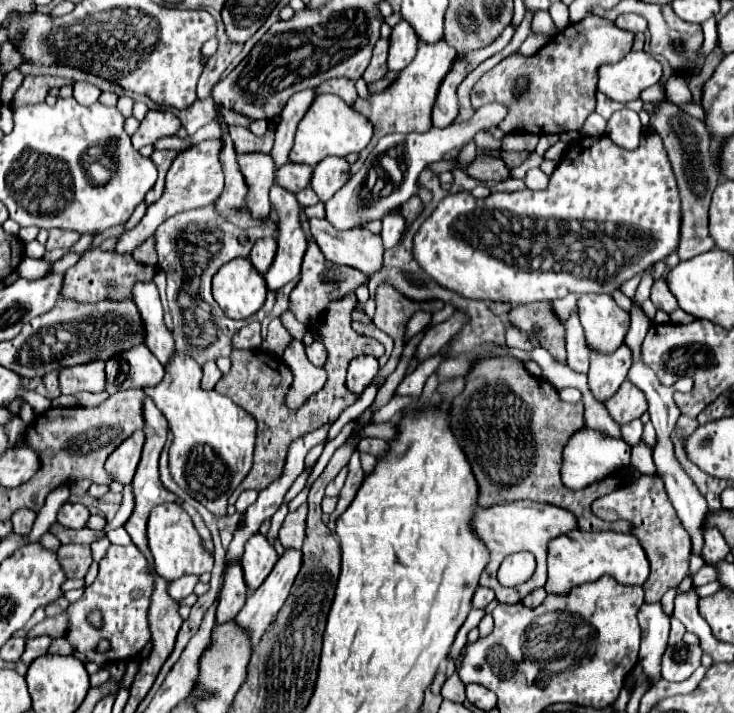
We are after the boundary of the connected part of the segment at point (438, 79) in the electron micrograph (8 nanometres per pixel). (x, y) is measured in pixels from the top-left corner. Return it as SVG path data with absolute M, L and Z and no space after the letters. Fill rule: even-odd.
M422 39L418 41L418 55L414 57L414 61L402 69L398 73L398 77L380 93L374 93L366 99L356 99L354 101L354 109L360 111L362 115L366 115L372 125L374 125L374 137L370 141L370 145L360 151L360 159L352 165L350 171L358 171L360 165L364 163L366 155L372 151L372 147L376 147L378 139L388 135L388 133L412 133L412 131L428 131L432 127L430 123L430 113L432 107L436 103L438 97L438 89L444 81L444 77L448 75L448 71L452 69L456 59L456 49L452 49L444 39L440 39L438 43L424 43Z

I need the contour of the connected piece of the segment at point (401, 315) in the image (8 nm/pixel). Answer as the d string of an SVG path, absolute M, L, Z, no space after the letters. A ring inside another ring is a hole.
M380 285L376 293L376 315L374 315L374 325L380 327L384 333L388 333L394 339L394 351L384 367L380 367L378 375L372 379L372 383L382 383L388 379L388 375L396 369L400 355L404 351L404 339L406 339L406 325L410 317L416 311L426 311L426 313L436 313L444 307L442 301L428 301L428 303L414 303L404 299L400 293L396 293L388 285Z

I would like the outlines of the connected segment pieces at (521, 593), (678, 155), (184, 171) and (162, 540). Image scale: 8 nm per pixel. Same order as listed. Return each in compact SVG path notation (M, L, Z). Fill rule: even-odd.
M514 501L514 503L502 503L502 505L496 505L496 507L488 507L488 509L478 509L476 515L474 515L472 525L474 525L478 537L490 549L490 563L486 565L486 569L484 569L484 573L480 577L480 585L492 587L494 593L496 593L496 599L500 603L518 603L532 589L542 587L546 583L546 551L548 551L548 543L552 539L556 539L558 535L580 529L576 517L570 511L566 511L562 507L556 507L556 505L532 503L532 501ZM518 551L534 553L534 557L538 561L538 567L536 567L534 575L526 583L522 583L518 587L502 587L498 583L498 579L496 579L498 567L508 555L518 553Z
M662 101L658 105L656 117L650 119L656 133L660 133L666 153L672 163L672 171L678 183L680 201L682 201L682 229L680 229L680 259L692 259L700 253L706 253L714 247L714 239L708 235L708 209L712 193L718 185L718 171L708 155L708 129L702 121L694 121L686 113L682 113L676 105Z
M216 139L216 141L198 143L186 153L178 153L178 157L174 159L174 163L172 163L172 167L170 167L170 171L166 175L166 191L164 191L164 195L154 205L148 205L144 217L140 219L140 223L134 229L124 231L118 237L118 243L116 243L114 251L120 253L120 255L132 253L170 215L176 215L176 213L188 211L188 209L198 209L198 207L212 205L218 199L218 195L222 193L222 187L224 187L224 175L222 175L222 167L220 167L220 161L218 161L220 147L222 147L222 143L220 143L220 139Z
M164 503L158 505L148 519L148 545L154 555L156 571L166 581L176 581L182 575L202 575L206 571L212 571L214 557L212 553L202 545L202 537L198 535L190 515L176 503Z

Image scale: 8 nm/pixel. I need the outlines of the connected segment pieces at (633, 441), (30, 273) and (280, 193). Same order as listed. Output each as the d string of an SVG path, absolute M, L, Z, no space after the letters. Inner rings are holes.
M640 419L632 421L632 423L626 423L622 427L622 433L624 433L624 441L630 443L630 445L638 445L640 443L640 437L642 437L642 429L644 429L644 423Z
M24 257L20 267L18 267L18 275L24 277L24 279L42 279L46 277L48 273L52 273L52 263L46 261L46 259L30 259L30 257Z
M274 183L270 187L270 203L274 207L274 211L278 213L278 229L276 229L276 239L278 239L278 253L276 253L276 259L272 263L272 267L268 269L268 273L264 275L266 283L268 283L268 289L270 291L276 291L280 289L282 285L286 285L288 281L292 281L298 273L300 273L300 265L302 265L302 257L306 253L306 233L302 229L302 223L300 223L300 203L296 199L294 193L290 191L284 191L278 183Z

